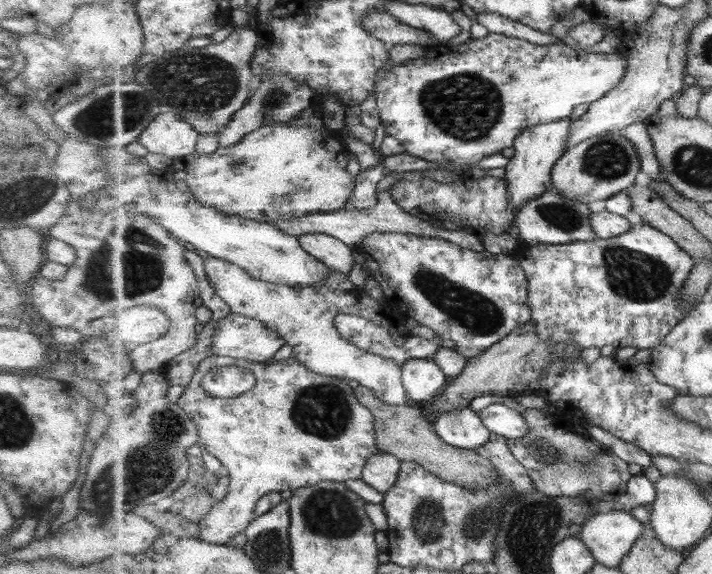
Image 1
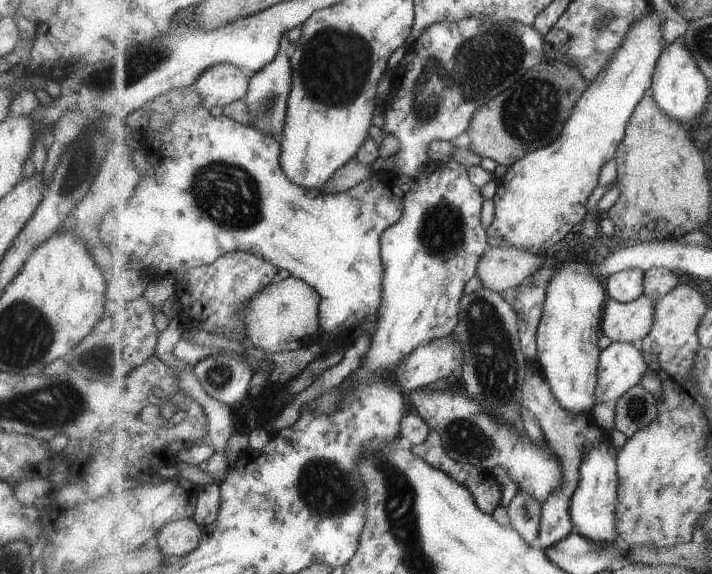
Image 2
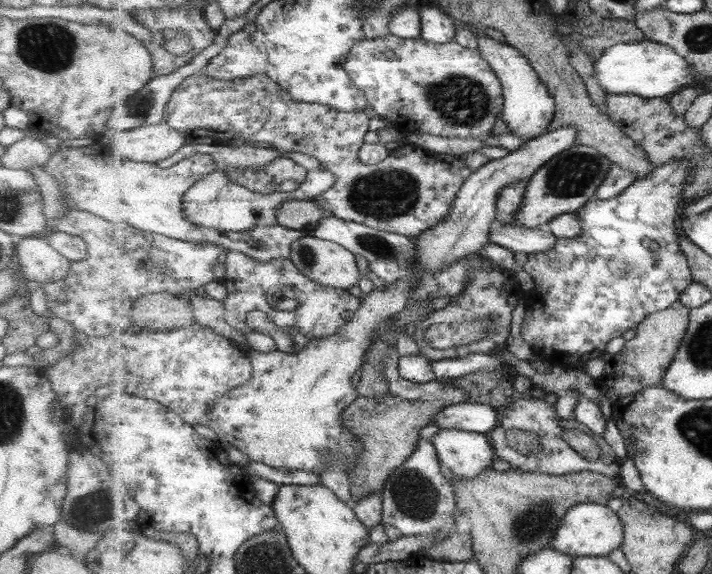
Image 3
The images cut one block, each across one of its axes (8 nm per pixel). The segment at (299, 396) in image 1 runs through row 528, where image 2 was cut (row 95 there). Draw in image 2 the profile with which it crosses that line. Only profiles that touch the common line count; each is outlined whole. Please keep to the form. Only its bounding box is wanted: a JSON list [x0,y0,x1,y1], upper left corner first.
[194,63,250,109]

